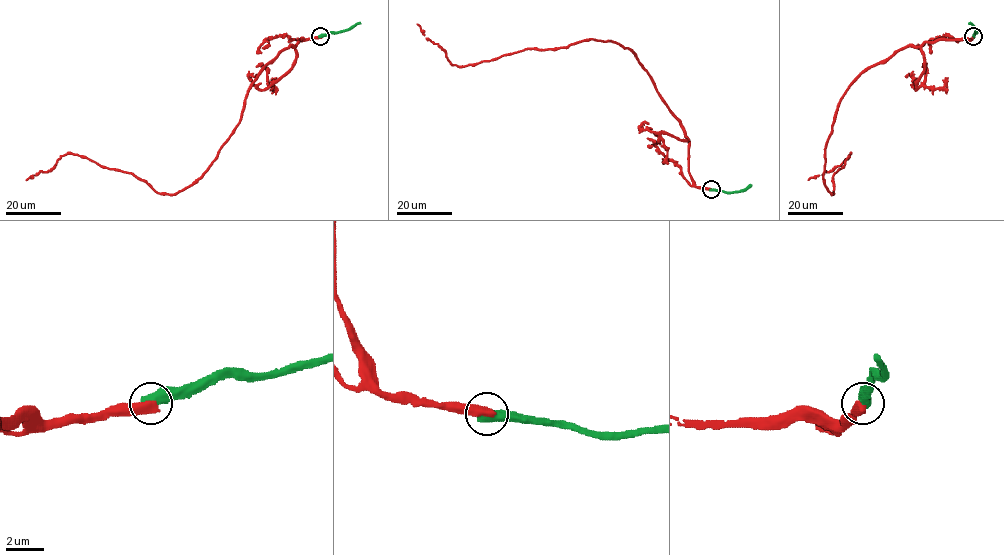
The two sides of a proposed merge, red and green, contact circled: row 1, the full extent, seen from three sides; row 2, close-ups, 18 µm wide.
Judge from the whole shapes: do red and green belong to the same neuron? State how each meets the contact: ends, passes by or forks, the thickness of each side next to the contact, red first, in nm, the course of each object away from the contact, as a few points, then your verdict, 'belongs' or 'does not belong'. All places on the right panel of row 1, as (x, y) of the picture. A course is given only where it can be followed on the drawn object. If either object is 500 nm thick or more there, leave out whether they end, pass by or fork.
550/650 nm | red via (973, 37), (905, 46), (866, 68), (841, 99), (825, 148), (823, 182), (833, 193), (850, 153), (808, 180) | green via (973, 37), (976, 30), (969, 23) | does not belong

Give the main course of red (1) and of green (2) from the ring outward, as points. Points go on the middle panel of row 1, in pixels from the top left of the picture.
1: (711, 189), (695, 185), (685, 129), (628, 48), (584, 39), (457, 66), (417, 24)
2: (711, 189), (737, 192), (751, 185)

